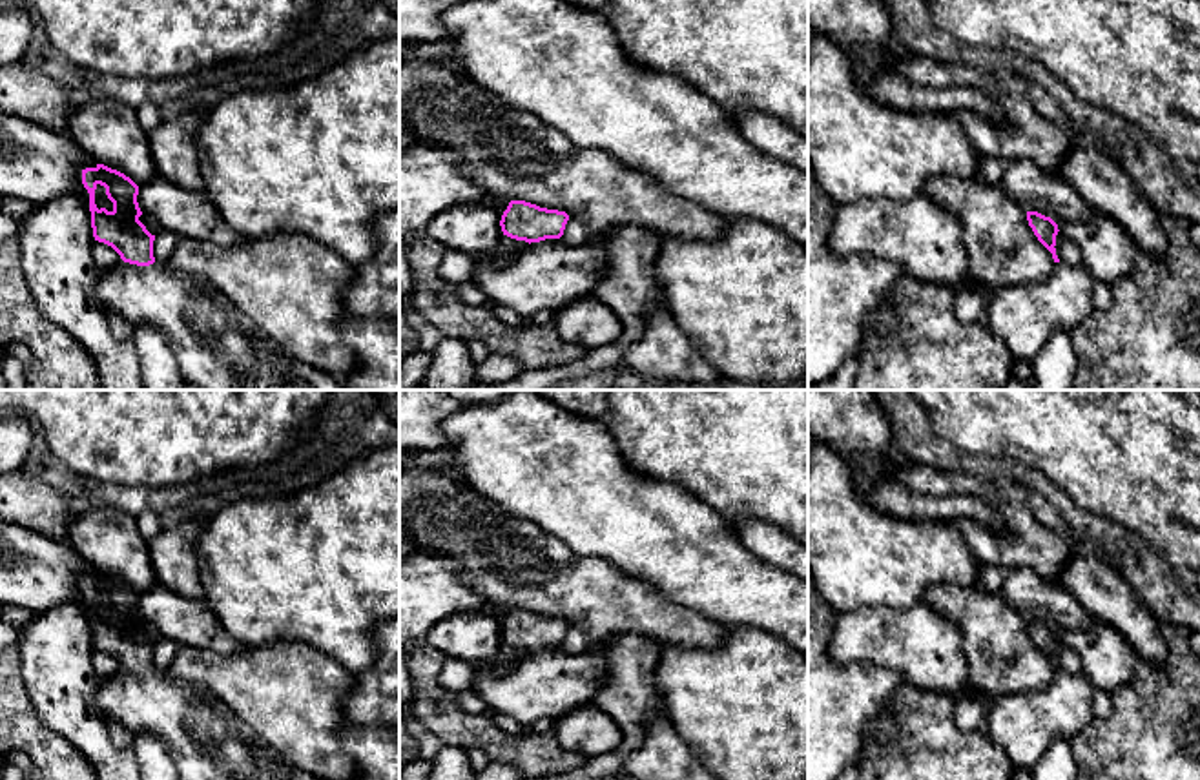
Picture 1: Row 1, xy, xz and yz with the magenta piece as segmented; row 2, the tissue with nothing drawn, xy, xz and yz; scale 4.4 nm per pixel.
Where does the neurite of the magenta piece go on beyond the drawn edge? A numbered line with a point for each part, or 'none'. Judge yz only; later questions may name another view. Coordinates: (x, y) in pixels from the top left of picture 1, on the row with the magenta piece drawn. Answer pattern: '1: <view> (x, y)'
none

